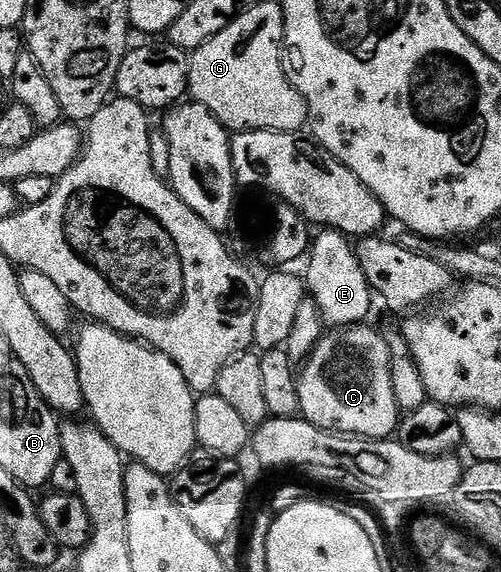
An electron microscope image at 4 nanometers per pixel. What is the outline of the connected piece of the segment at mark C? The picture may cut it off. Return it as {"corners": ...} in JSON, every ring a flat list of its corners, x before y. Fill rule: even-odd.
{"corners":[[362,323,360,325,337,327,332,331,326,332,321,340,318,341,316,347,313,348,313,353,309,356,308,361,300,366,297,386,299,387,299,403,301,404,299,410,300,416,304,417,306,421,310,421,315,427,327,429,330,433,351,433,354,437,380,437,382,439,389,439,396,434,399,424,399,408,396,403,395,388,392,386,391,355,389,354,387,343,384,342,380,328,374,327,372,329,369,323]]}

